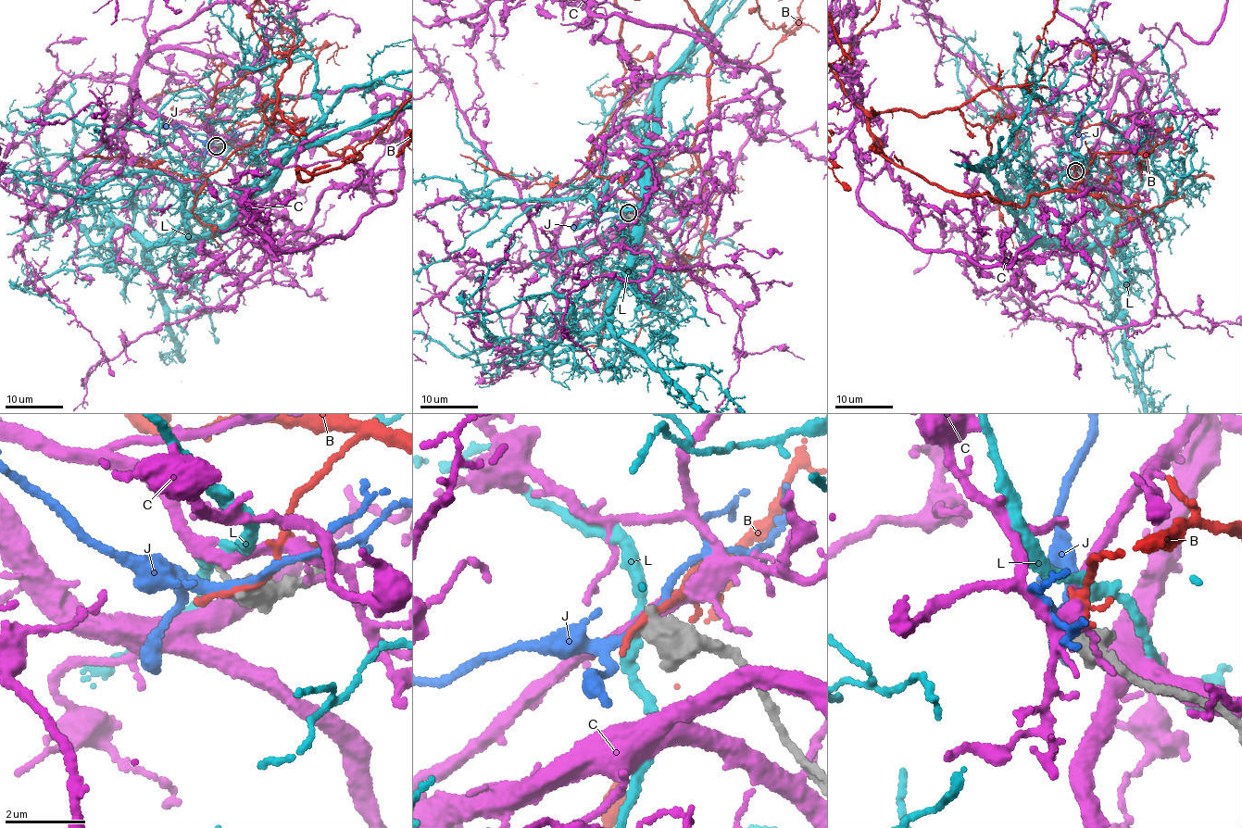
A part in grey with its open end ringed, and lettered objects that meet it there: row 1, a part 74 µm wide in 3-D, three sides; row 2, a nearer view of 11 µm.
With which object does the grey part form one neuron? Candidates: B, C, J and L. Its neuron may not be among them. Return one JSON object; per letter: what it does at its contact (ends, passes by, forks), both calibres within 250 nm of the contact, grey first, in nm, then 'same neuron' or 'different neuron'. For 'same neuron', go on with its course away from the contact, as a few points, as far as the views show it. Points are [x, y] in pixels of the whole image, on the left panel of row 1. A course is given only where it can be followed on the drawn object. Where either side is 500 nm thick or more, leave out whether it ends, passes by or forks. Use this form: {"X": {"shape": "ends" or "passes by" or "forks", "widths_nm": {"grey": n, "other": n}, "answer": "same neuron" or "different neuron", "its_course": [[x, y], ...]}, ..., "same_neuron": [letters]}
{"B": {"widths_nm": {"grey": 550, "other": 190}, "answer": "different neuron"}, "C": {"shape": "passes by", "widths_nm": {"grey": 340, "other": 280}, "answer": "different neuron"}, "J": {"shape": "passes by", "widths_nm": {"grey": 400, "other": 190}, "answer": "different neuron"}, "L": {"shape": "forks", "widths_nm": {"grey": 340, "other": 240}, "answer": "different neuron"}, "same_neuron": []}

